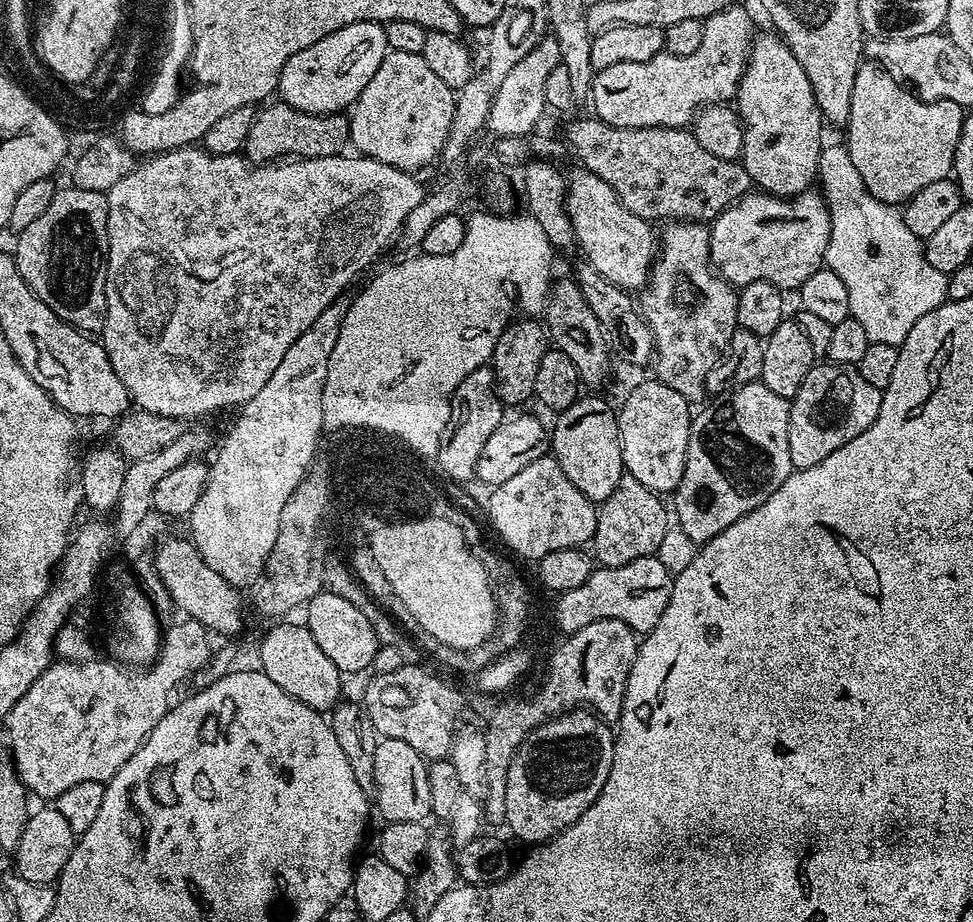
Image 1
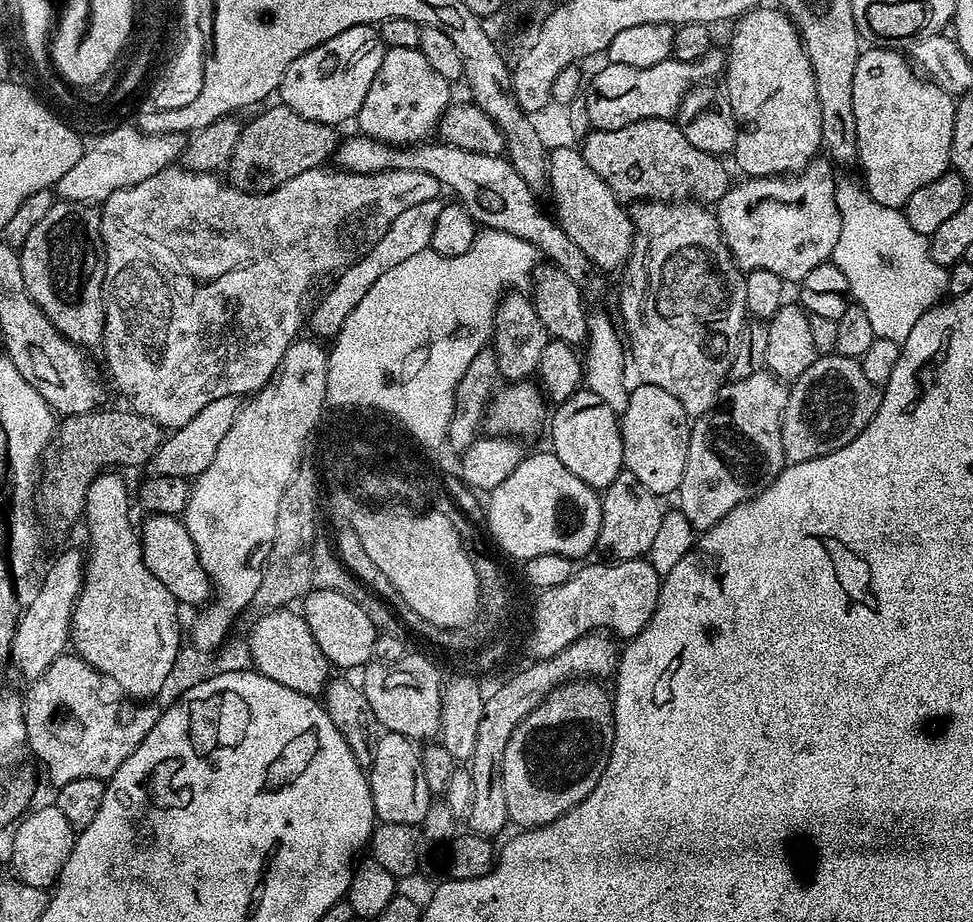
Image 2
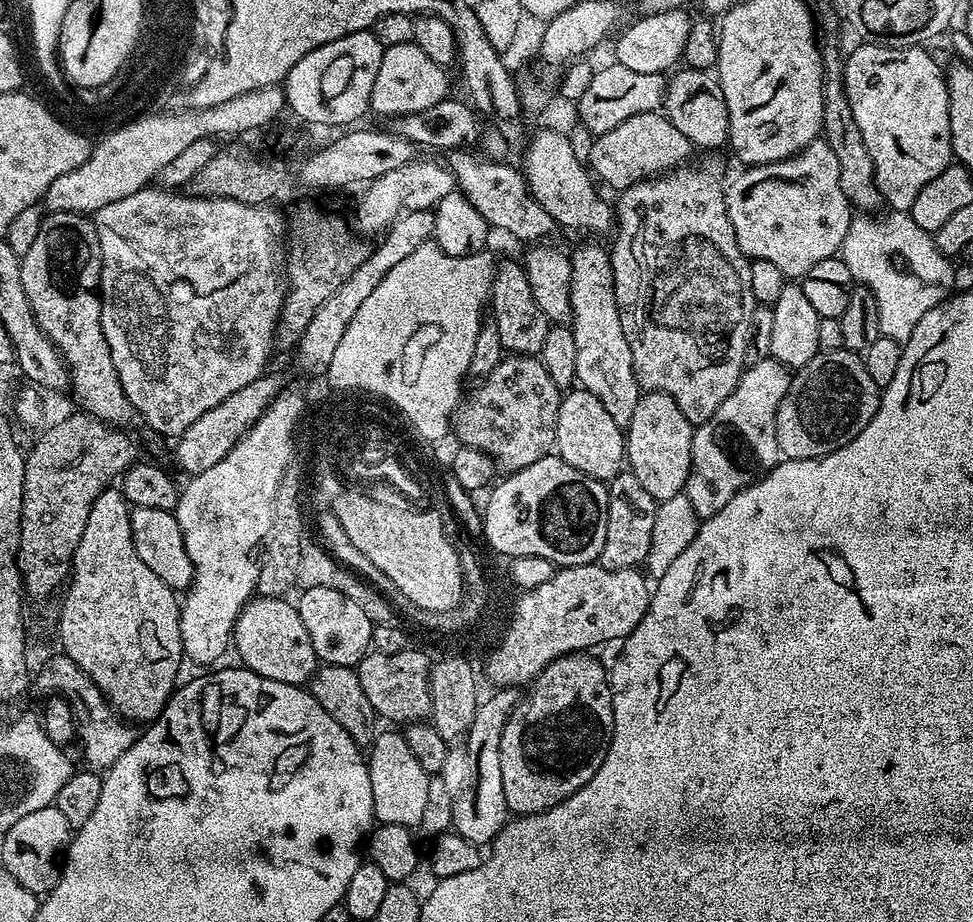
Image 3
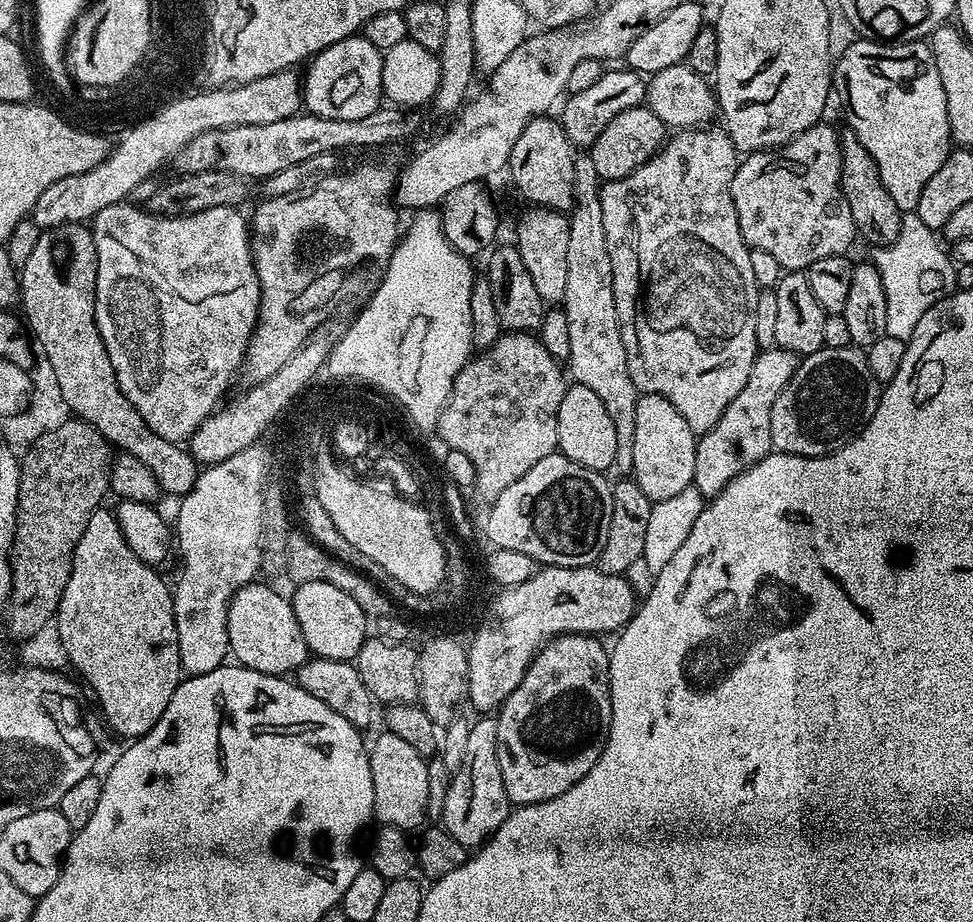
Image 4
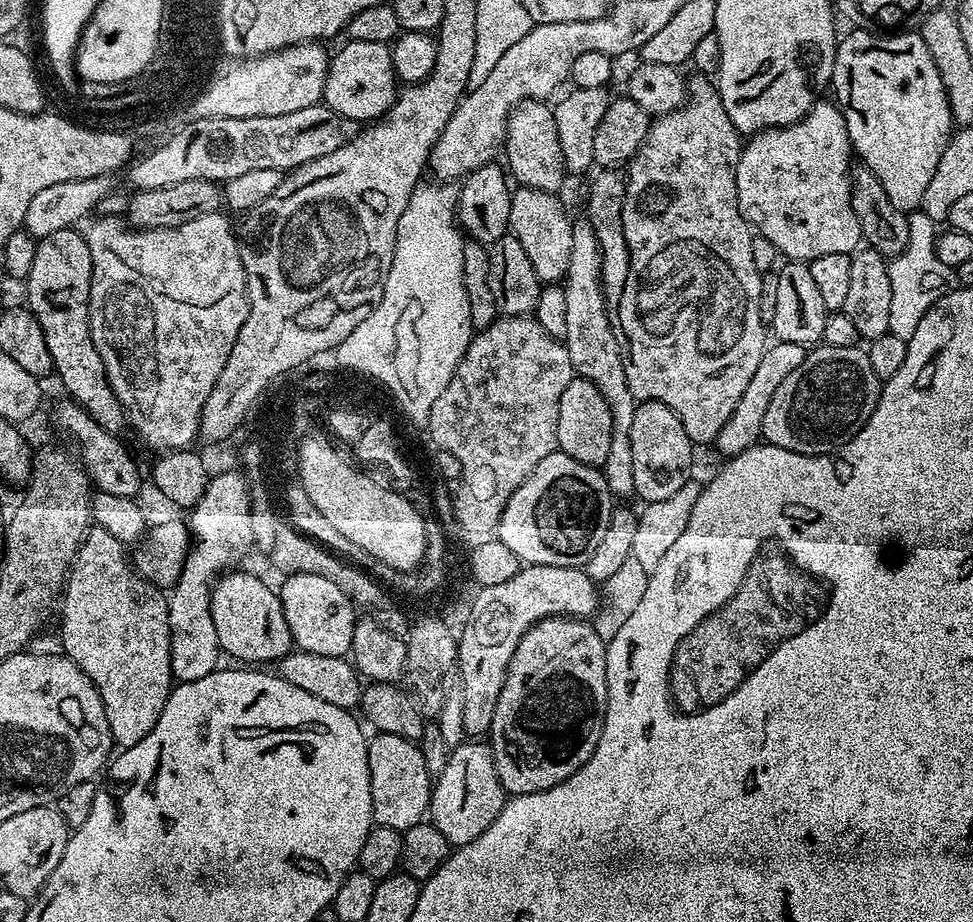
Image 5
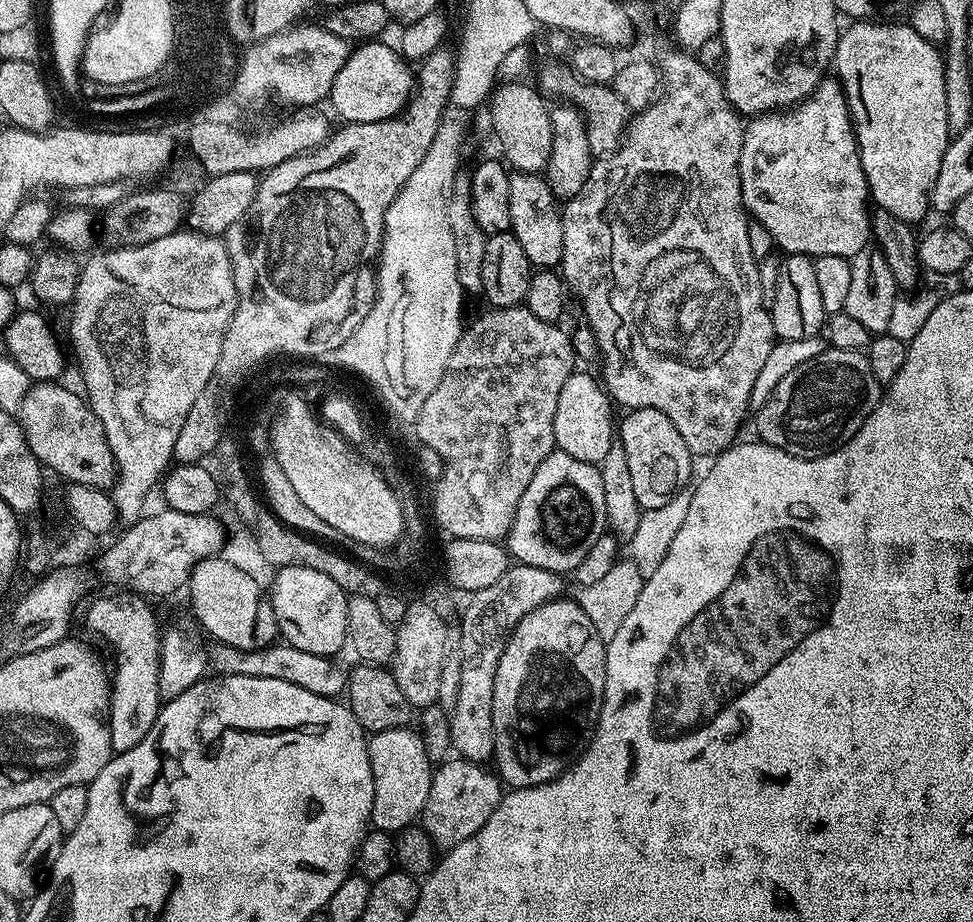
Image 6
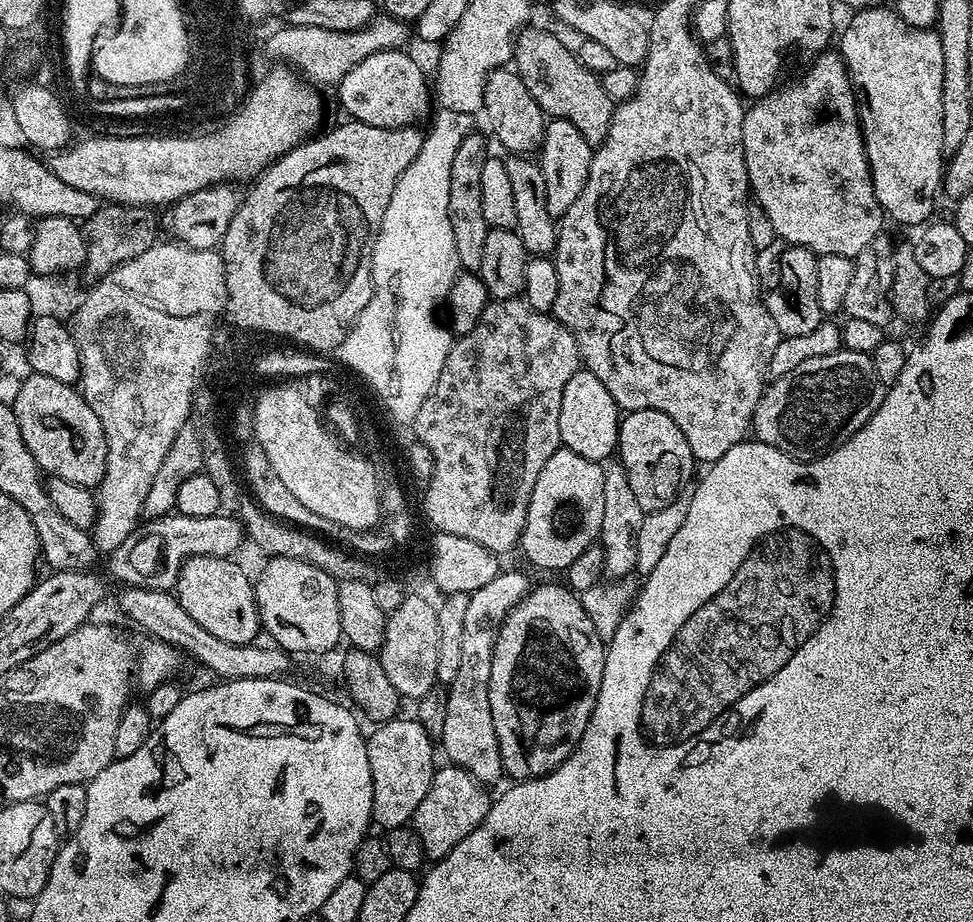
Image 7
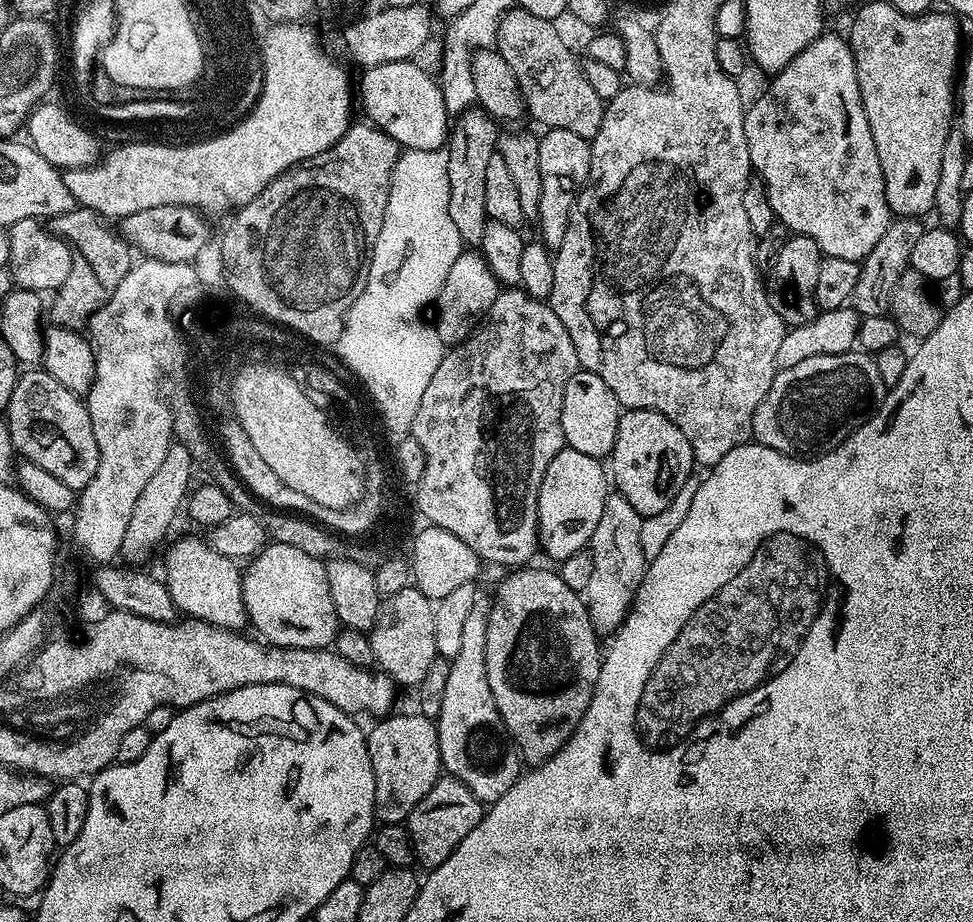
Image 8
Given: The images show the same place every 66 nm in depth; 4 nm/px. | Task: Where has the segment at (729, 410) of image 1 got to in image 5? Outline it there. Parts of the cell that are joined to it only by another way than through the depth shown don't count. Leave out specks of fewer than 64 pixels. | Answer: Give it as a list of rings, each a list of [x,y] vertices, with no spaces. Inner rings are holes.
[[[772,342],[765,347],[762,362],[758,362],[758,370],[754,370],[754,378],[750,378],[742,398],[738,398],[738,406],[734,406],[734,414],[730,414],[730,422],[722,426],[714,442],[714,448],[717,448],[724,458],[731,458],[737,456],[739,452],[745,452],[761,439],[766,406],[770,406],[770,398],[774,398],[774,390],[782,386],[782,378],[786,378],[790,370],[798,370],[798,366],[802,366],[805,355],[805,345],[794,342]]]

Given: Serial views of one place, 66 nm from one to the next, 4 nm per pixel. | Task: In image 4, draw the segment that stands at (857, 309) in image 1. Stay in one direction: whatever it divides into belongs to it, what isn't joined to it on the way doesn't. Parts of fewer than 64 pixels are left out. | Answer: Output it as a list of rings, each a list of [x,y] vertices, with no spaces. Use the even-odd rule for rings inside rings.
[[[906,212],[900,218],[900,233],[893,244],[886,244],[875,249],[870,256],[871,263],[875,264],[878,274],[882,274],[882,286],[886,290],[886,333],[889,336],[907,341],[914,334],[914,326],[918,326],[922,314],[930,310],[932,304],[940,301],[941,296],[947,296],[950,292],[950,260],[947,255],[940,256],[939,235],[922,218],[918,218],[915,212]]]

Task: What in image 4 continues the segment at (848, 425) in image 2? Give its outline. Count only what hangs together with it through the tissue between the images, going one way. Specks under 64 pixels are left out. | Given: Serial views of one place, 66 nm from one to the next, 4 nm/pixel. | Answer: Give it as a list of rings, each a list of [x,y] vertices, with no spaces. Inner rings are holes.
[[[855,346],[847,348],[819,348],[809,356],[803,357],[794,370],[794,378],[774,398],[774,406],[770,410],[770,438],[772,447],[787,456],[828,456],[842,446],[851,442],[859,434],[880,401],[882,386],[870,374],[870,366],[866,362],[864,352]]]

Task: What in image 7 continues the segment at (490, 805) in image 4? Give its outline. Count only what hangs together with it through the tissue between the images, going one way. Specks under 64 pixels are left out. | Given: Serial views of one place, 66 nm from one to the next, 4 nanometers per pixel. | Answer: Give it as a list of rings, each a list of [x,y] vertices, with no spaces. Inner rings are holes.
[[[455,766],[447,767],[437,767],[430,782],[430,790],[426,790],[426,798],[422,798],[422,803],[410,821],[410,827],[422,842],[425,857],[432,862],[450,854],[450,850],[454,850],[454,846],[458,846],[458,842],[462,842],[466,834],[475,830],[482,818],[486,818],[490,807],[487,787],[481,786],[466,770]]]

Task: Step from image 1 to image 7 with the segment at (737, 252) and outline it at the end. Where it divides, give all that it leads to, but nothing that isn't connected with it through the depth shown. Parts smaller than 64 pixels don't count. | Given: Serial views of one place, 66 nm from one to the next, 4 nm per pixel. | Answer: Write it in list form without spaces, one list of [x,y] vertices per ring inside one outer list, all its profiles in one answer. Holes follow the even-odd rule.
[[[825,50],[807,65],[808,68],[797,80],[792,80],[788,85],[777,86],[766,96],[759,97],[756,104],[747,109],[742,122],[742,146],[744,147],[744,157],[746,158],[746,170],[748,171],[748,186],[755,203],[766,210],[766,215],[770,217],[770,222],[774,226],[777,237],[785,241],[788,246],[797,244],[803,248],[808,248],[815,252],[817,256],[826,254],[842,254],[855,258],[874,238],[881,235],[883,224],[886,224],[886,217],[880,208],[878,198],[874,194],[874,182],[872,181],[872,171],[868,165],[868,155],[864,149],[864,133],[860,130],[860,108],[858,107],[858,93],[852,86],[852,80],[848,77],[848,67],[844,65],[844,60],[836,50]]]

